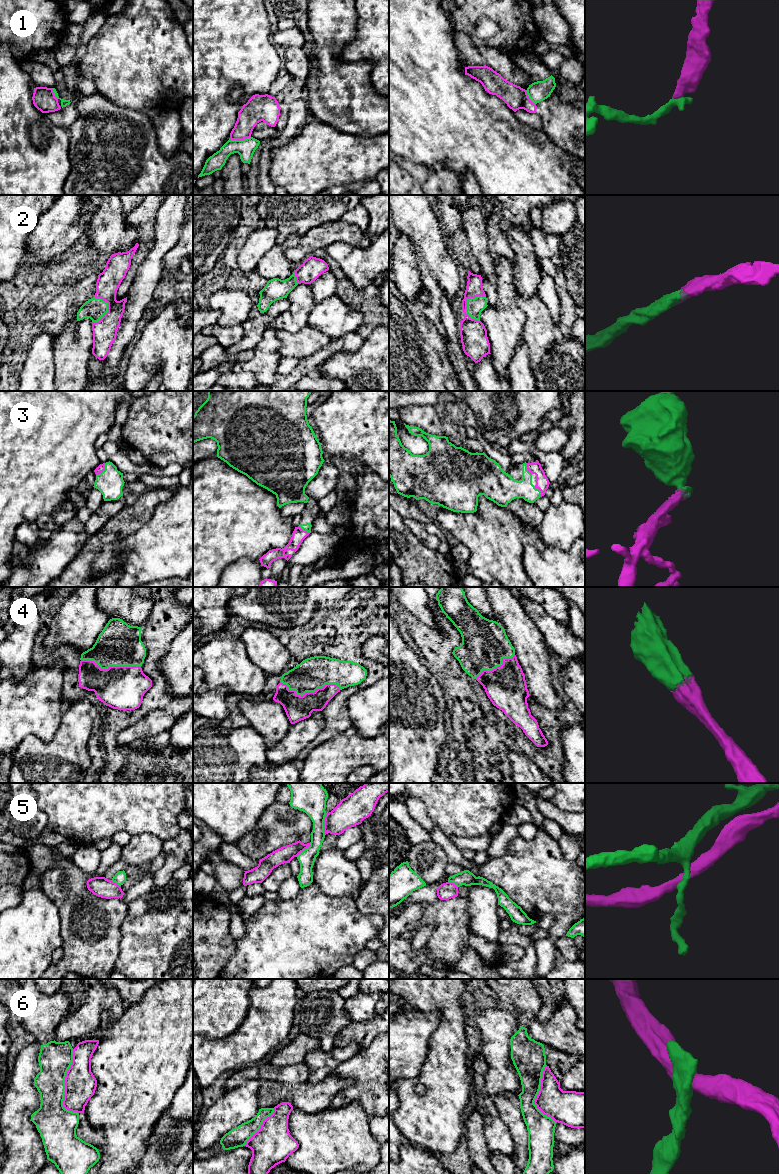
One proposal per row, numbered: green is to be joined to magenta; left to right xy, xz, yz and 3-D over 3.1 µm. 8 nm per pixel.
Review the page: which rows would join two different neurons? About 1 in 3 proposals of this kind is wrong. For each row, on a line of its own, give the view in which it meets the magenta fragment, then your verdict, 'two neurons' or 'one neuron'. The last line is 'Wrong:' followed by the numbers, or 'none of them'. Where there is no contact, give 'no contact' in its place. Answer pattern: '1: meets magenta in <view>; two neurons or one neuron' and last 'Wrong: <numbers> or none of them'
1: meets magenta in xz; two neurons
2: meets magenta in yz; one neuron
3: meets magenta in xy; one neuron
4: meets magenta in xz; one neuron
5: meets magenta in xz; two neurons
6: meets magenta in xy; two neurons
Wrong: 1, 5, 6

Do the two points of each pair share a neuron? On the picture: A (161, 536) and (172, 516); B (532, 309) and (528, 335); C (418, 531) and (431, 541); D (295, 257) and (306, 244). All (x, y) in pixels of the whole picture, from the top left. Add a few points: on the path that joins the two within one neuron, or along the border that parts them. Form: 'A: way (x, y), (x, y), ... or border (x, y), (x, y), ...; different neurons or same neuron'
A: way (166, 531), (172, 525), (172, 521); same neuron
B: way (532, 315), (532, 329); same neuron
C: way (421, 534), (428, 539); same neuron
D: way (298, 254), (305, 247); same neuron

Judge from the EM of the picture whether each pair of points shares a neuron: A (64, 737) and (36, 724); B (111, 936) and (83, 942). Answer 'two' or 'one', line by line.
A: two
B: one

